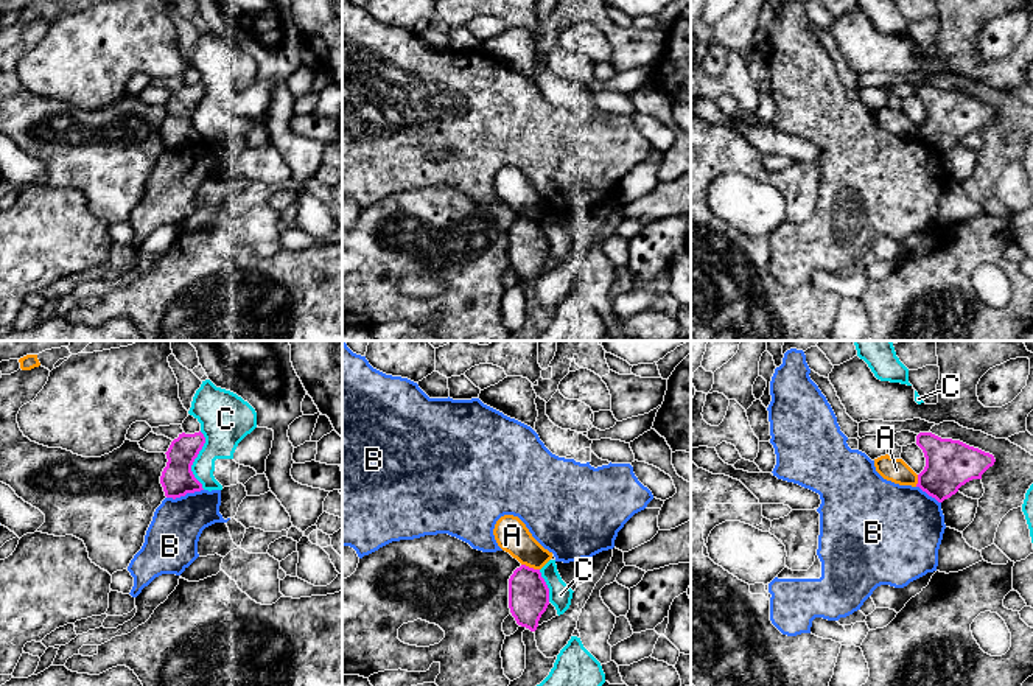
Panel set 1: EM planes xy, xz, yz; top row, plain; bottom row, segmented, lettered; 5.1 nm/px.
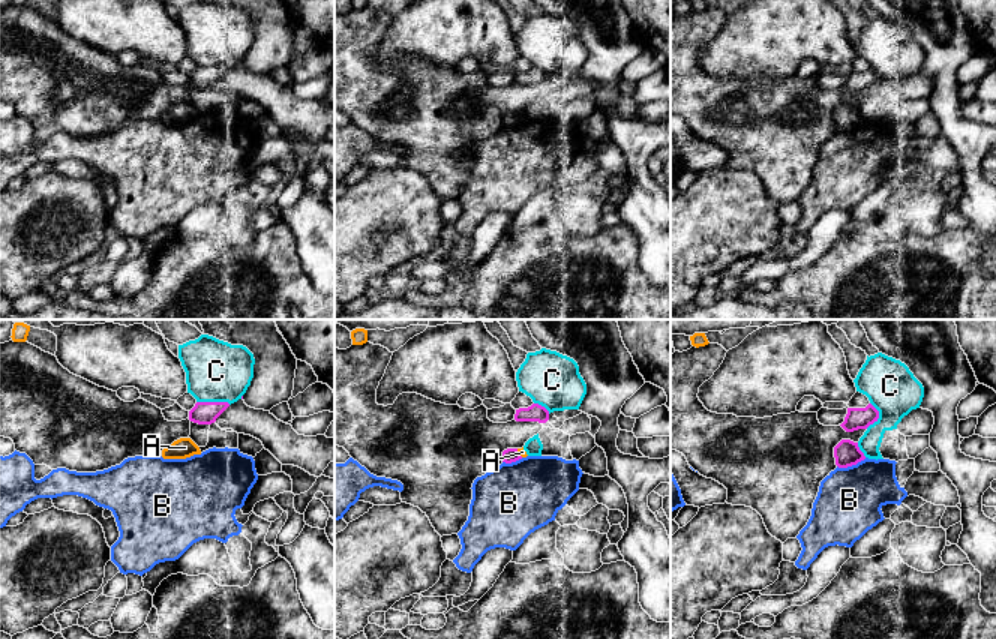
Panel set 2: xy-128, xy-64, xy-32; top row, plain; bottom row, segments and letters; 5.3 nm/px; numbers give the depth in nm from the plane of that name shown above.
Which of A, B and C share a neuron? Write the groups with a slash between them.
A / B / C

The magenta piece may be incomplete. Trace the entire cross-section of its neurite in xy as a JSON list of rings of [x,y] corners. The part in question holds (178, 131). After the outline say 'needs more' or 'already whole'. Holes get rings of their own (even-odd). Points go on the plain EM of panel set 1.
[[[179,86],[168,100],[166,118],[162,123],[160,135],[166,149],[180,149],[187,145],[201,143],[202,135],[194,129],[191,117],[205,95],[204,86]]]; already whole

